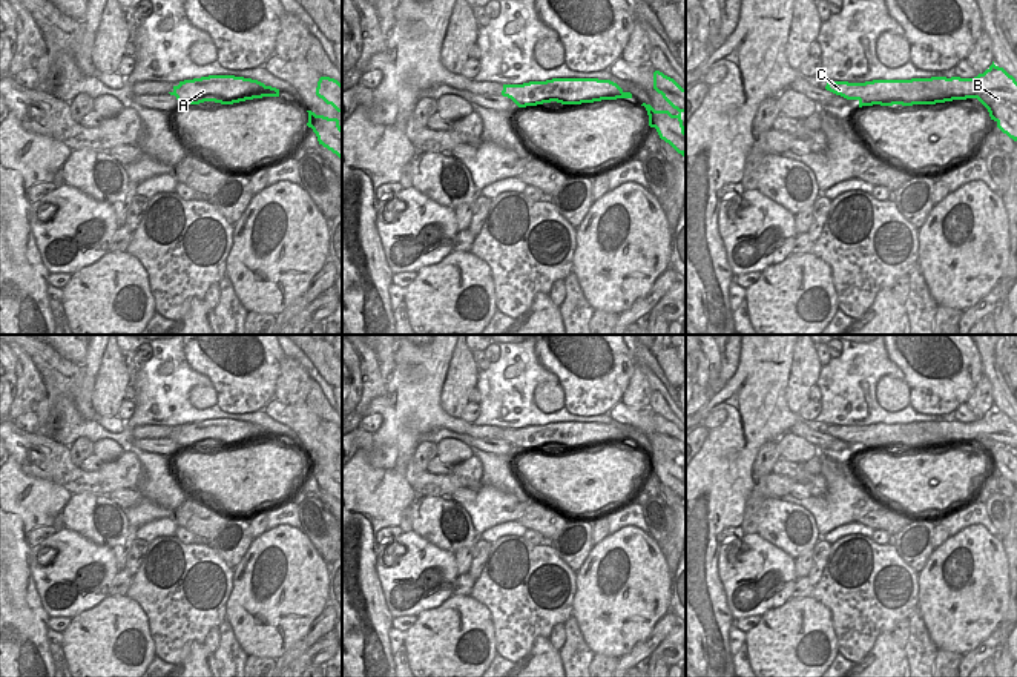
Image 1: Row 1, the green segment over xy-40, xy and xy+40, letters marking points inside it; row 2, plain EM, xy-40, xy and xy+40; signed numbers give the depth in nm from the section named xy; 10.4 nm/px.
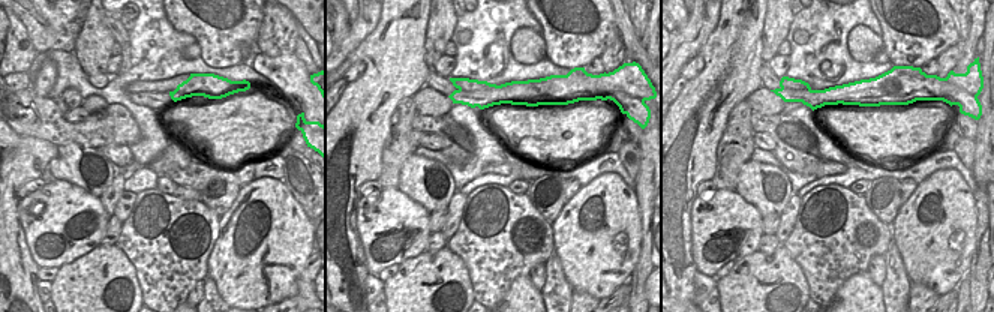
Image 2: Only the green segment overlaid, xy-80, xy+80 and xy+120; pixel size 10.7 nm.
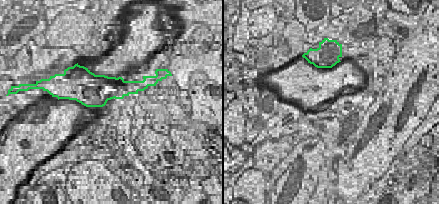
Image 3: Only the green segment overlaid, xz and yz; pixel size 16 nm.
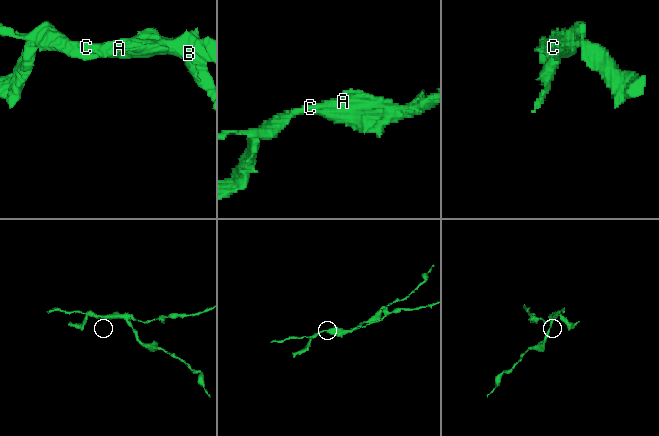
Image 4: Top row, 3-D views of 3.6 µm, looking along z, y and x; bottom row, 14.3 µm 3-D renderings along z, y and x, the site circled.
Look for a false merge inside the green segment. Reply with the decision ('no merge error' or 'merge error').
merge error

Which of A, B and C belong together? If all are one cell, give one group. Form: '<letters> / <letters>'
A C / B

